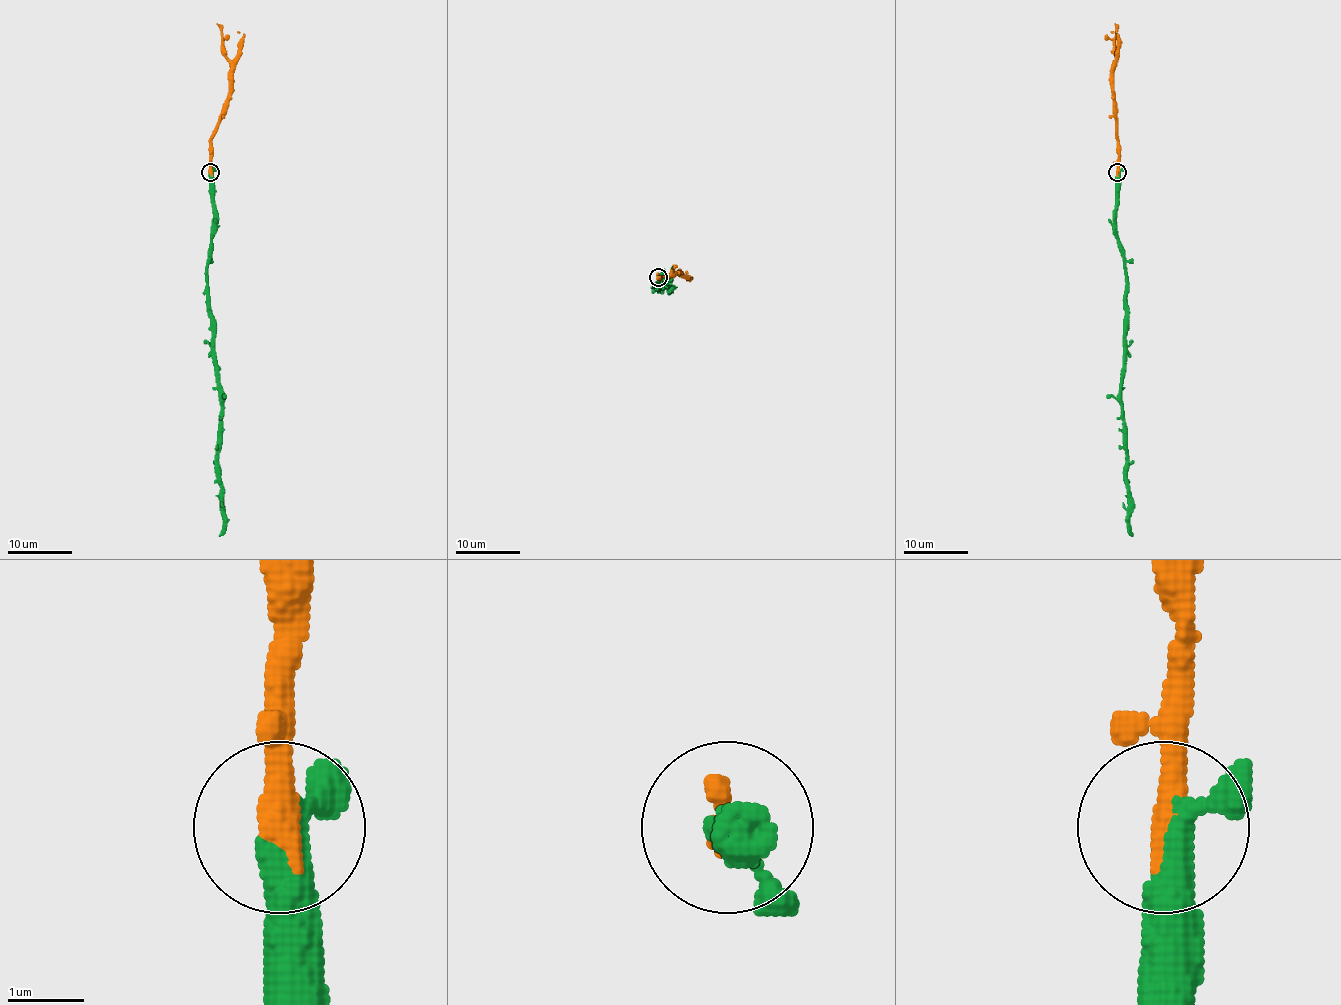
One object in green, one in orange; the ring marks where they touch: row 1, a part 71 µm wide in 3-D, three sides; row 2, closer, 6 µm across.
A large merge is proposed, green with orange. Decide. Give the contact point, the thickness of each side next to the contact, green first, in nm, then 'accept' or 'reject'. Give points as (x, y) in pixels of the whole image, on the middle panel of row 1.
(658, 277) | 400/420 nm | accept

